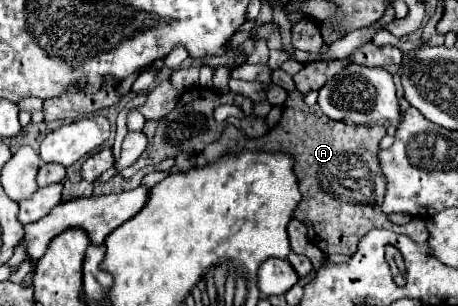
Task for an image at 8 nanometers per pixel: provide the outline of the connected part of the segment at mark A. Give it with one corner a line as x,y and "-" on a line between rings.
293,91
283,103
281,121
263,137
251,139
239,127
227,123
223,135
213,141
201,155
197,155
197,165
205,161
215,161
225,149
253,149
253,151
285,151
295,157
295,173
299,177
299,189
303,201
295,209
295,219
303,221
309,229
309,239
321,251
327,251
329,245
341,247
345,255
357,249
361,235
367,235
371,229
391,229
397,233
409,235
413,241
427,239
427,227
423,219
409,221
407,225
395,225
381,211
385,177
381,173
377,151
379,141
385,135
383,125
349,125
327,117
319,105
307,107
301,103
301,93

